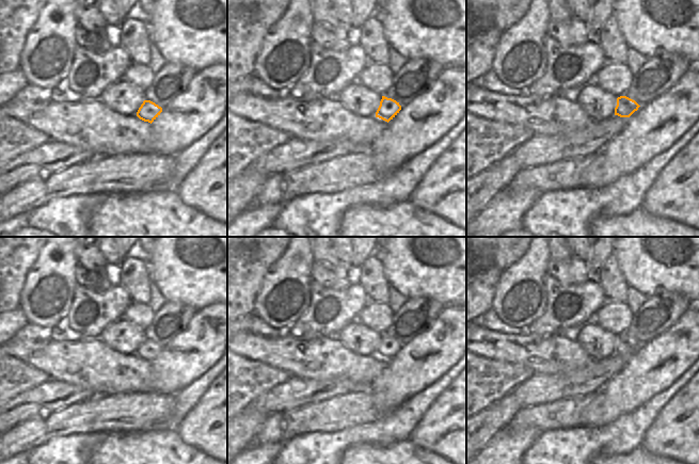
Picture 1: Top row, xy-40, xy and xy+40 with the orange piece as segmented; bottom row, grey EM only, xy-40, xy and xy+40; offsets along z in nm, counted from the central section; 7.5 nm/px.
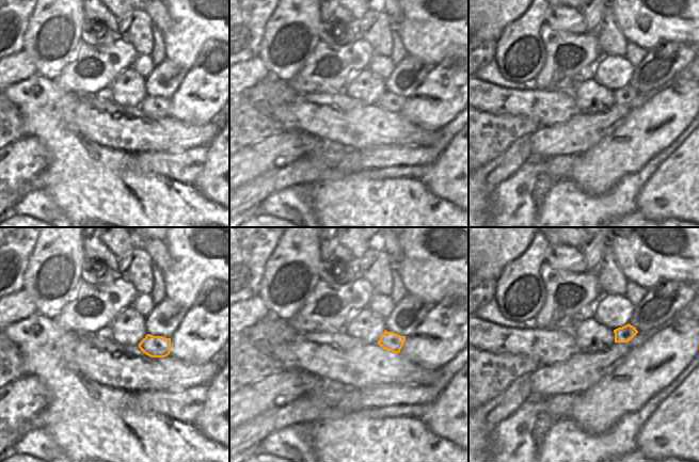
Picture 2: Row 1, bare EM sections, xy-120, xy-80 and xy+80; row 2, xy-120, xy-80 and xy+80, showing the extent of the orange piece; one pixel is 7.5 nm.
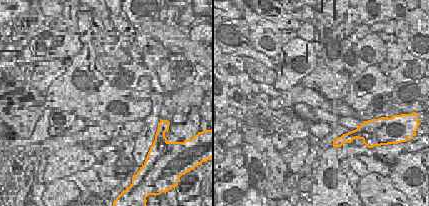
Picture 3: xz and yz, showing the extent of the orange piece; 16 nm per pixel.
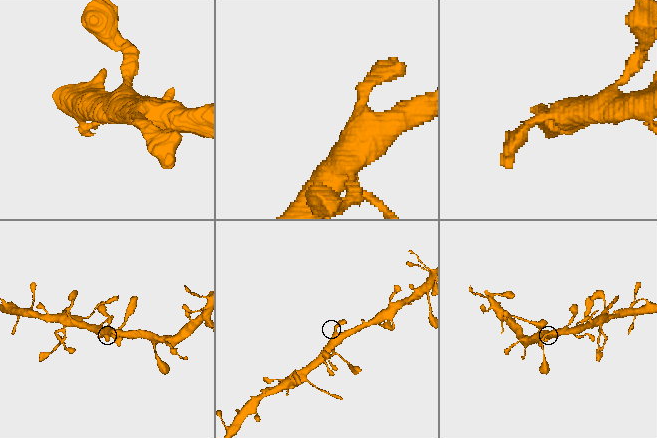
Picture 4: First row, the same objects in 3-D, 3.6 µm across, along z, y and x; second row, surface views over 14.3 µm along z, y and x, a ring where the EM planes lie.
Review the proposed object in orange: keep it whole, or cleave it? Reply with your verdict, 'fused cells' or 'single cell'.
single cell

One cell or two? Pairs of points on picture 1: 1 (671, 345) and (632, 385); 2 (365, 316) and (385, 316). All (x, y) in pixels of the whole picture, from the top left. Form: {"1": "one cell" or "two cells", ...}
{"1": "one cell", "2": "one cell"}

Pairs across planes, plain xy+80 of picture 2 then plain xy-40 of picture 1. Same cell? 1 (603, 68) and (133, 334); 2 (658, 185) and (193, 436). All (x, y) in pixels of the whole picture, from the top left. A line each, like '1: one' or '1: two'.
1: two
2: one

